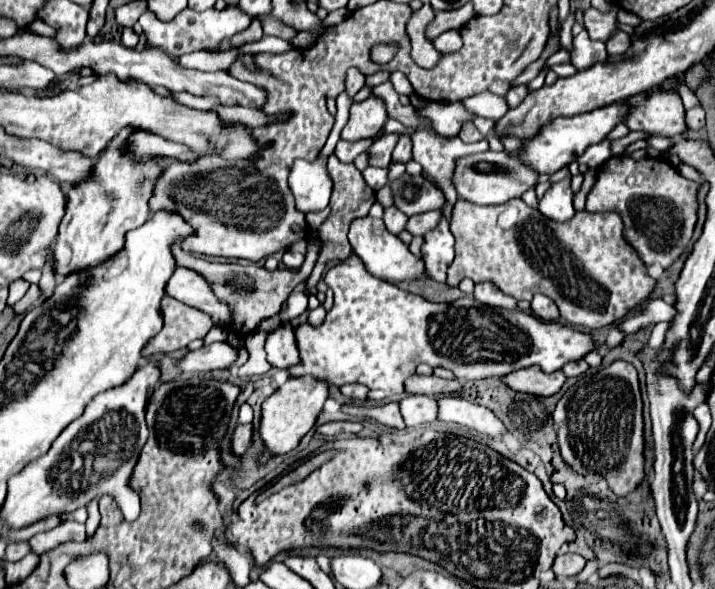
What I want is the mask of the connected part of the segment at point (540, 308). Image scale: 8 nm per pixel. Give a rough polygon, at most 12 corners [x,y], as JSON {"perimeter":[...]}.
{"perimeter":[[536,295],[532,313],[542,321],[556,321],[558,307],[550,297]]}

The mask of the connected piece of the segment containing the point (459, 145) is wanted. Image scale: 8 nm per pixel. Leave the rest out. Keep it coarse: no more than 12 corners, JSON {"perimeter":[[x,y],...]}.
{"perimeter":[[412,135],[412,157],[446,195],[450,223],[454,189],[446,185],[454,157],[489,150],[487,139],[466,144],[457,136]]}

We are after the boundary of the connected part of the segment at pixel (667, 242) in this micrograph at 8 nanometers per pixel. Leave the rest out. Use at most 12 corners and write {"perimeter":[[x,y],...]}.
{"perimeter":[[664,159],[600,165],[586,211],[614,211],[644,265],[670,267],[698,183]]}

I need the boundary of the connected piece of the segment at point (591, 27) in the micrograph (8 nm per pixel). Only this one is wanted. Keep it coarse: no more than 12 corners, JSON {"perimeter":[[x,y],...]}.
{"perimeter":[[618,7],[610,13],[584,11],[584,29],[590,39],[606,41],[616,29]]}

